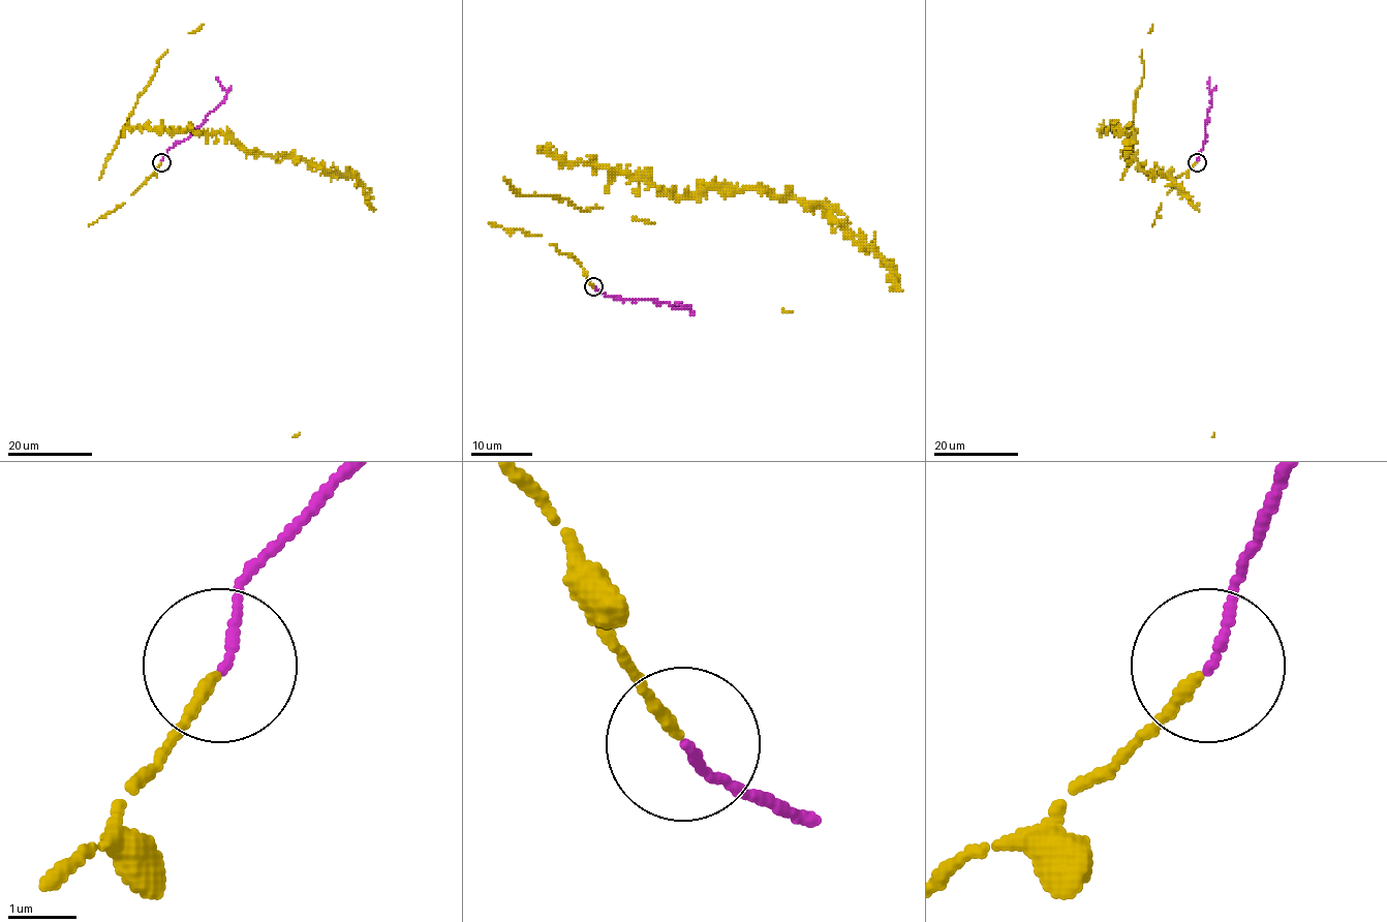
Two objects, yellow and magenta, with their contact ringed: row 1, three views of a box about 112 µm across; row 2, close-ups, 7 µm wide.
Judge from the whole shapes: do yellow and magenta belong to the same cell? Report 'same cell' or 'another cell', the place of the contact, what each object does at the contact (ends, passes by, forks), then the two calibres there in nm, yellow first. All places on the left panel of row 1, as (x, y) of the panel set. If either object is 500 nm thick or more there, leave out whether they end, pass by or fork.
same cell; place (161, 162); yellow ends; magenta ends; calibres 170 and 120 nm

